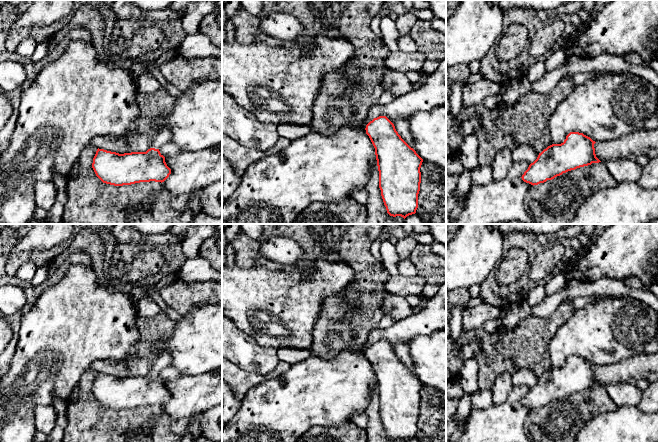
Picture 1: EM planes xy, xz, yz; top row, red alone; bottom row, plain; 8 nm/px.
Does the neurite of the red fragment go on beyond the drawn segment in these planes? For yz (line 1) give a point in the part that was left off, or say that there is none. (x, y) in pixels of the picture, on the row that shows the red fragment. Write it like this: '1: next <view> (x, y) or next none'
1: next none

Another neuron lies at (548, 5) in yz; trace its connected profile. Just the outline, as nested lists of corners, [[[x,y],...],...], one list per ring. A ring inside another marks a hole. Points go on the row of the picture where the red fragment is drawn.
[[[499,0],[500,8],[505,11],[510,8],[530,8],[538,10],[554,10],[574,0]]]

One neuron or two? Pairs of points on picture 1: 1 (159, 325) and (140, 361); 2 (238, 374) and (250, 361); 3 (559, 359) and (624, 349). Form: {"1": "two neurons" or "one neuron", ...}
{"1": "one neuron", "2": "two neurons", "3": "one neuron"}

